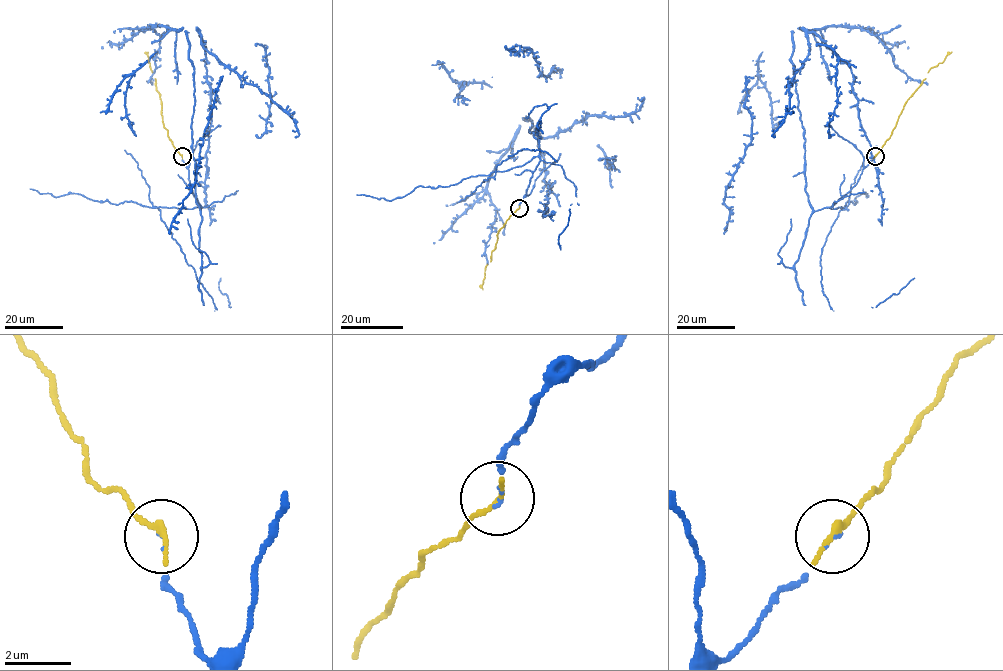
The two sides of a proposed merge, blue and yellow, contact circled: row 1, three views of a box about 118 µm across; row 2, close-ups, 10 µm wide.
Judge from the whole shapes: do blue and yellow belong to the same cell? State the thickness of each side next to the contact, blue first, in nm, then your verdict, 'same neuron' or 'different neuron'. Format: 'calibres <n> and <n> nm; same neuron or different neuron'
calibres 60 and 240 nm; same neuron

